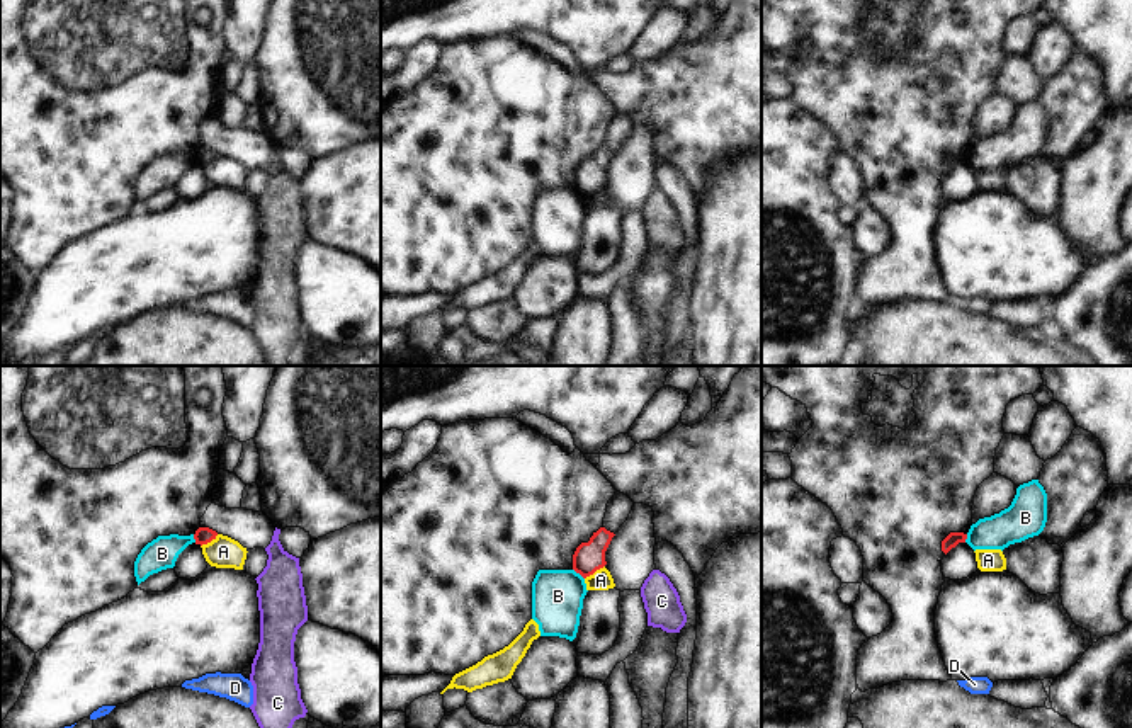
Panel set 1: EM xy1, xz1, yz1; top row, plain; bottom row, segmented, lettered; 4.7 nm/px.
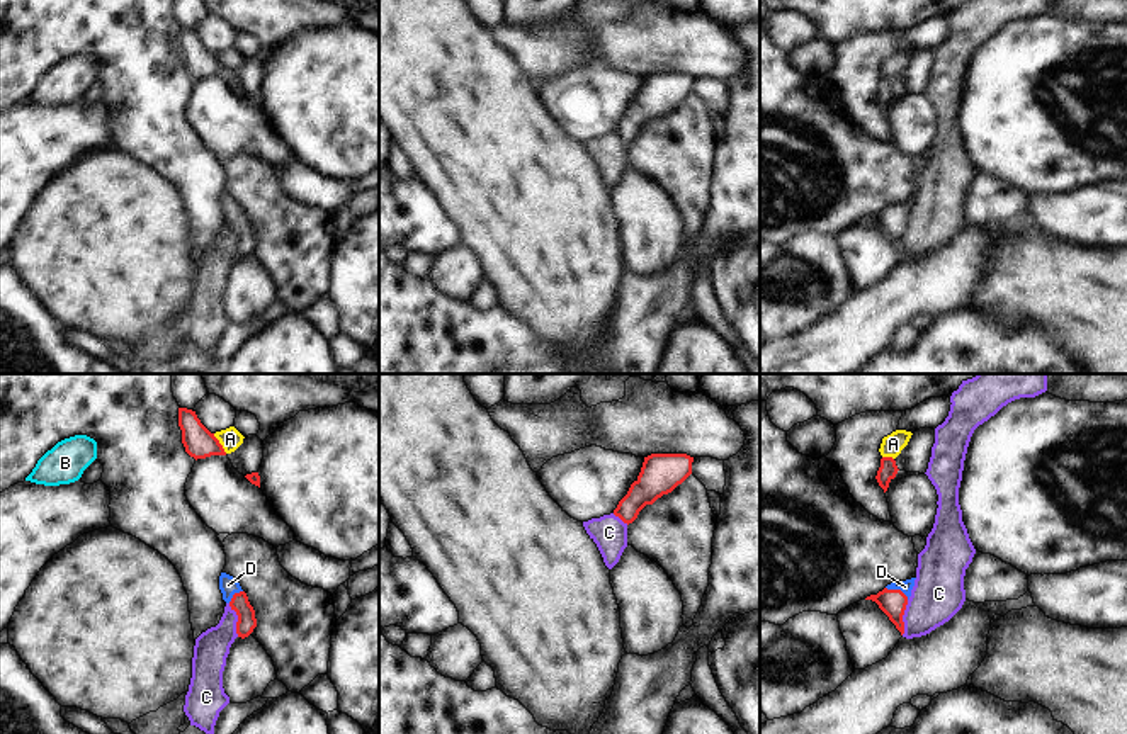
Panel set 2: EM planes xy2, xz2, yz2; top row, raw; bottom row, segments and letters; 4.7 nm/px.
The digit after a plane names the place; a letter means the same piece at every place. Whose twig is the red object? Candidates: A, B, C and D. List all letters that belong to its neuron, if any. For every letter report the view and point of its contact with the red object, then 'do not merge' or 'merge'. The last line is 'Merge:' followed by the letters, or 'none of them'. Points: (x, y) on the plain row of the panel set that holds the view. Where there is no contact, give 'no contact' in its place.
A: contact xz1 (594, 191); do not merge
B: contact xz1 (578, 191); do not merge
C: contact xy2 (238, 240); do not merge
D: contact yz2 (898, 209); merge
Merge: D

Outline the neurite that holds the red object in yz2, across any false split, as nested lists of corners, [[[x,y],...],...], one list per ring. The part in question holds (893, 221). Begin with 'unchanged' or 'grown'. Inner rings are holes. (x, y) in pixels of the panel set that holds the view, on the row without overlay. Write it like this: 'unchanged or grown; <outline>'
grown; [[[915,199],[894,200],[887,204],[877,214],[870,214],[865,219],[872,219],[879,224],[879,228],[889,236],[889,240],[896,245],[896,248],[904,253],[903,234],[911,216],[911,209],[915,206]]]

